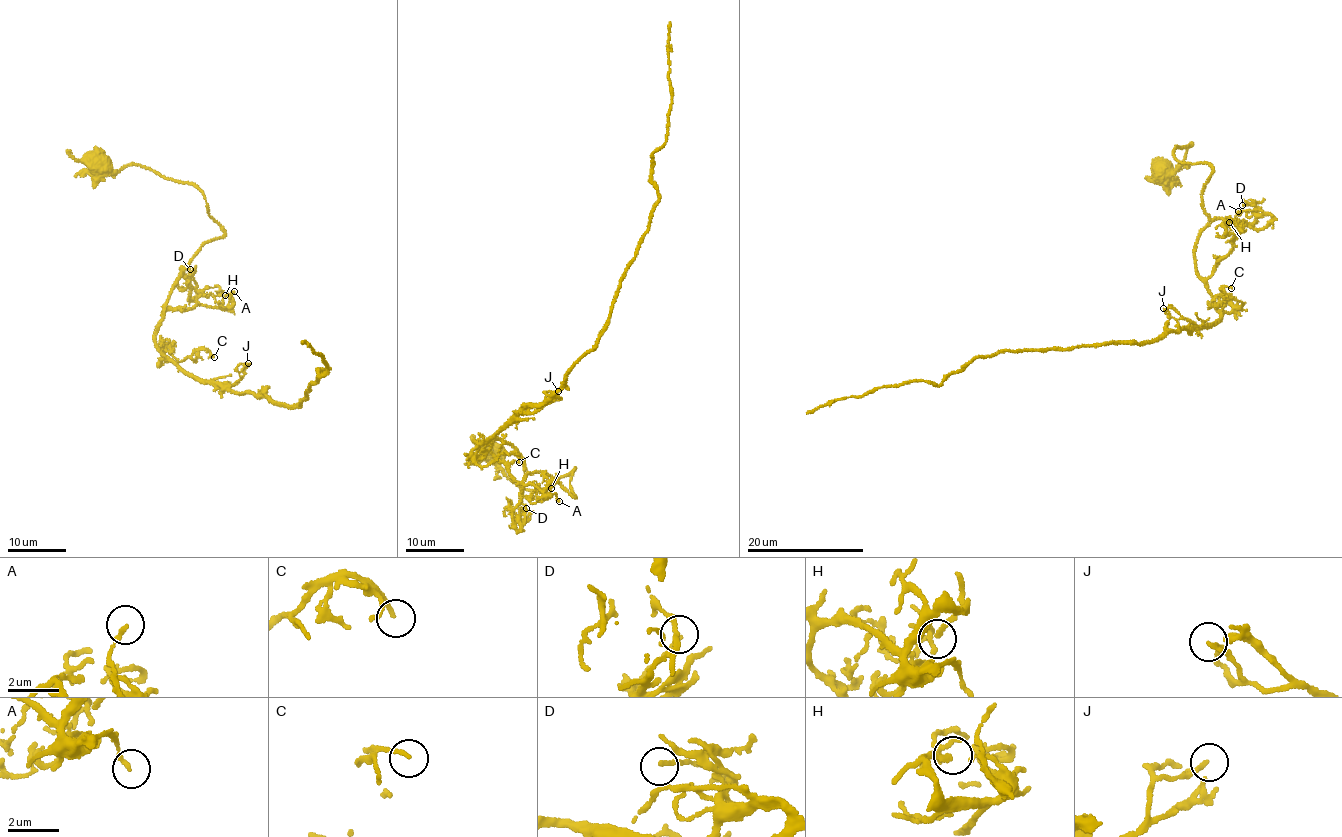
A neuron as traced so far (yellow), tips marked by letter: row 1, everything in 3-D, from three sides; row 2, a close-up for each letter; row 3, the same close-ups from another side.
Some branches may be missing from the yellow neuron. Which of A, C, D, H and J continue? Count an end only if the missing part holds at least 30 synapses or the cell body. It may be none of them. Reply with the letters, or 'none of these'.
none of these

